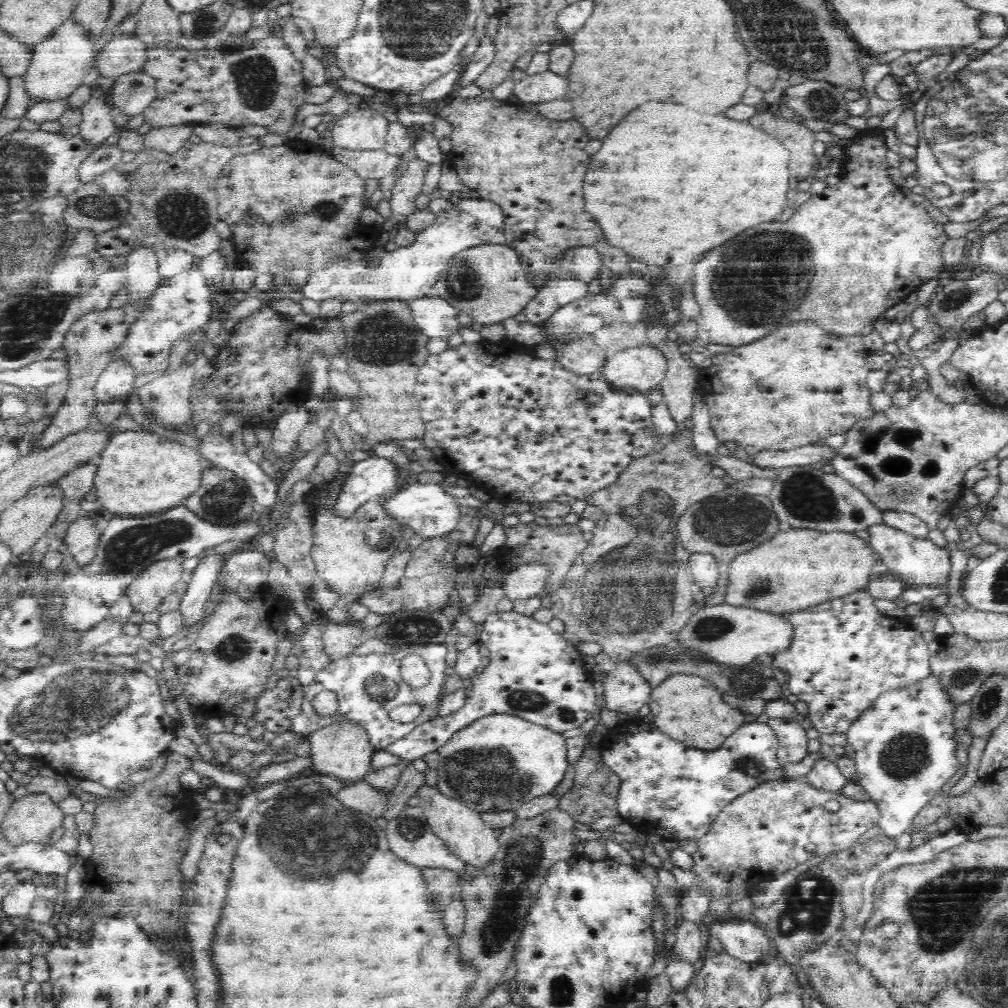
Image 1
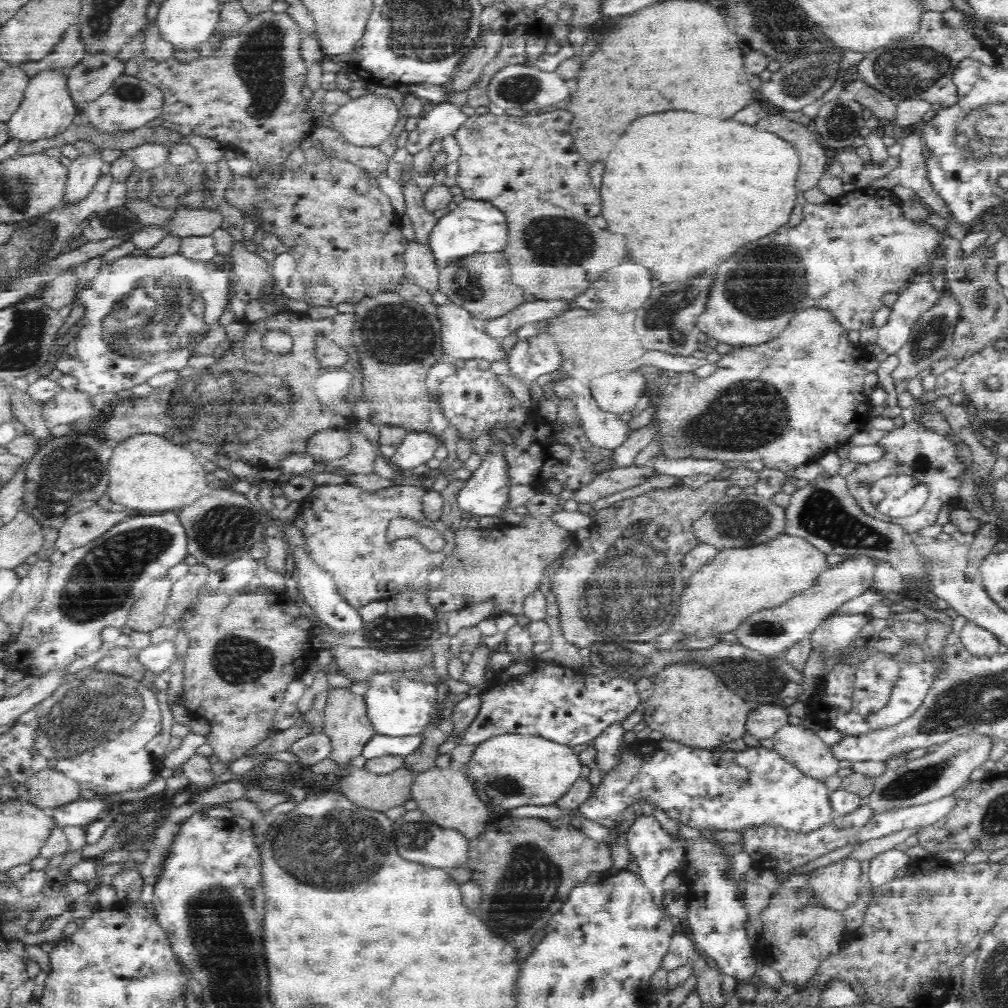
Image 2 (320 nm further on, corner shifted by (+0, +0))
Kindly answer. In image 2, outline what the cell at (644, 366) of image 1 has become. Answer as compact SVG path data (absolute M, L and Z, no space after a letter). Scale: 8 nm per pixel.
M639 369L616 370L592 380L592 394L600 408L620 415L636 408L644 388L646 376Z

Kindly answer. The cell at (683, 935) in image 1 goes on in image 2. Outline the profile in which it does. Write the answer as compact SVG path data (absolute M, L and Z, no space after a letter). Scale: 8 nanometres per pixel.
M674 933L668 954L662 960L662 969L670 972L678 968L690 968L696 978L696 990L703 1004L722 1007L725 1000L721 994L724 974L697 948L686 934Z

